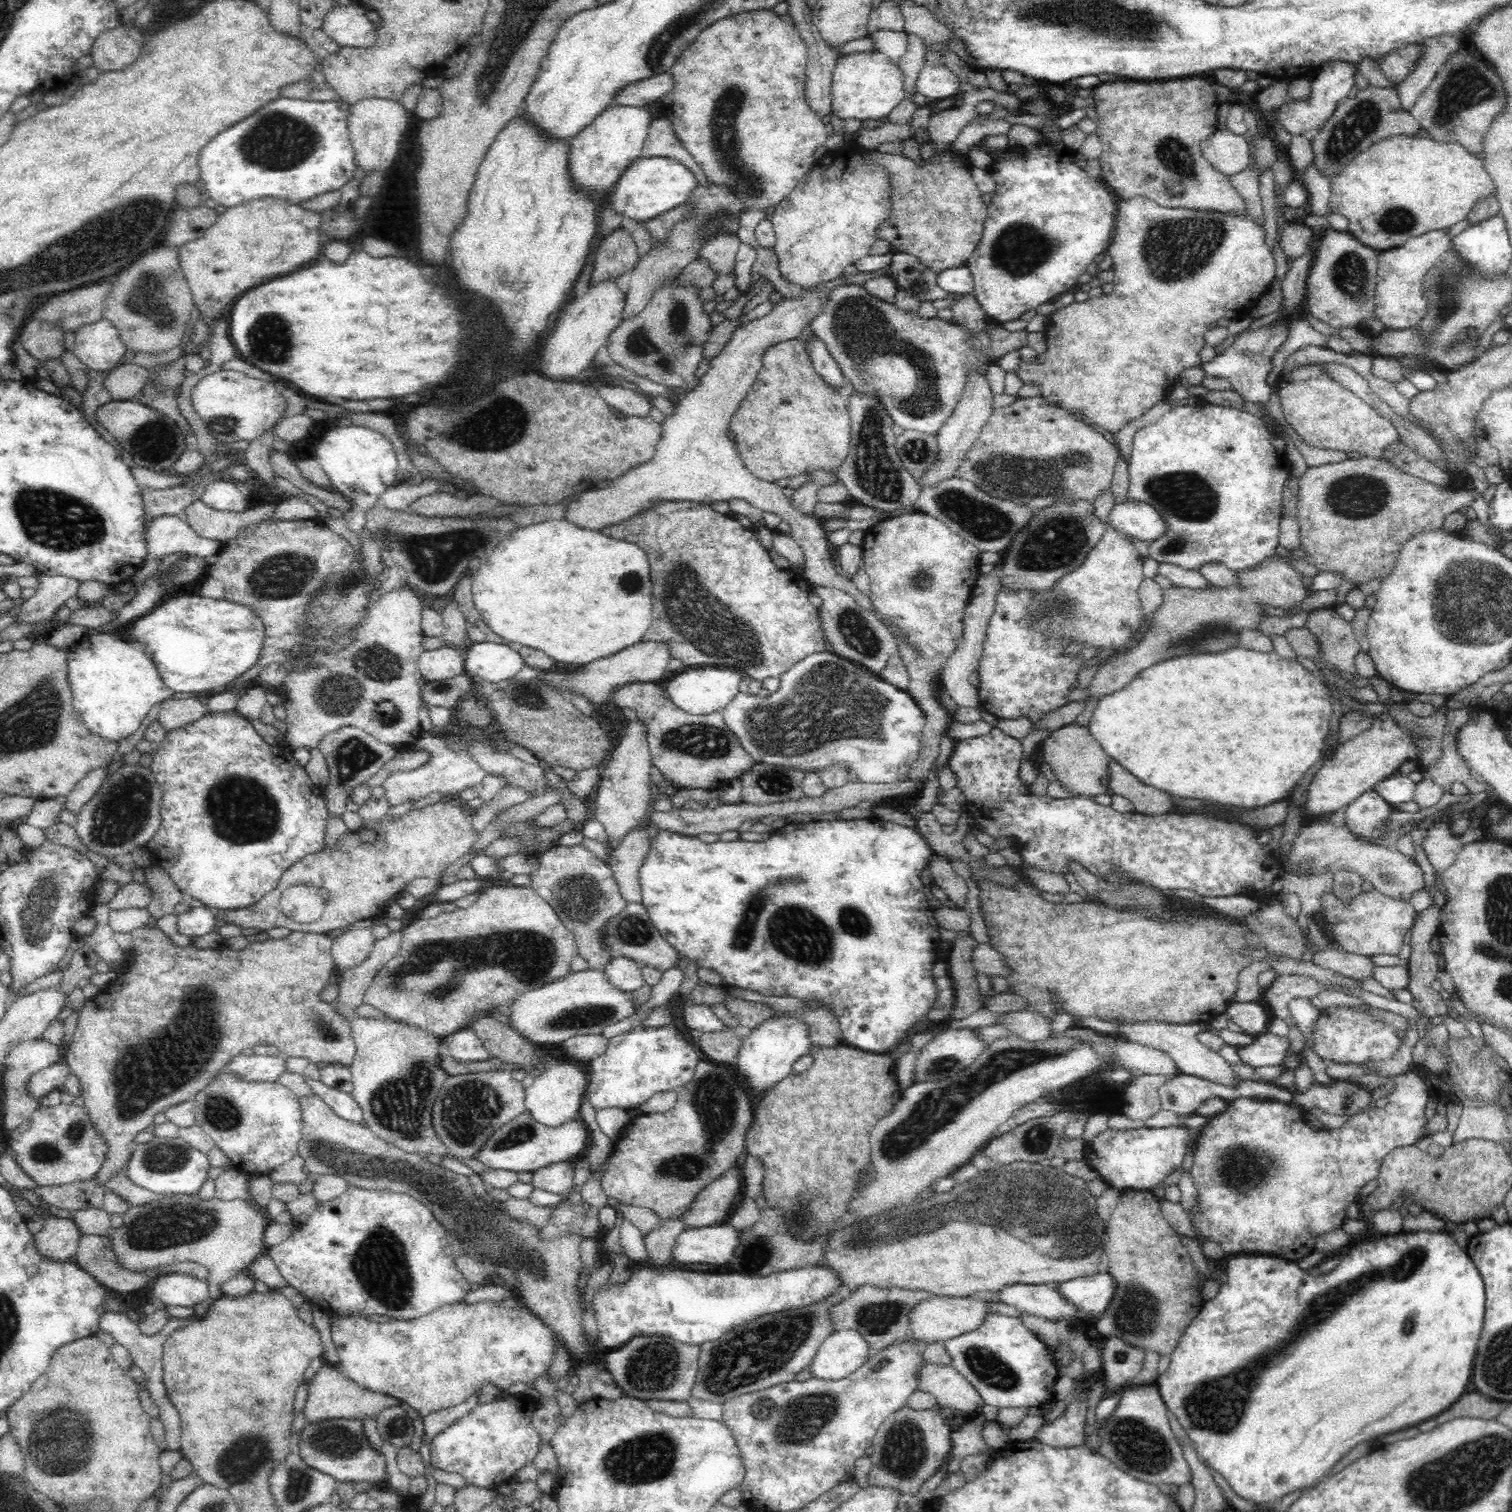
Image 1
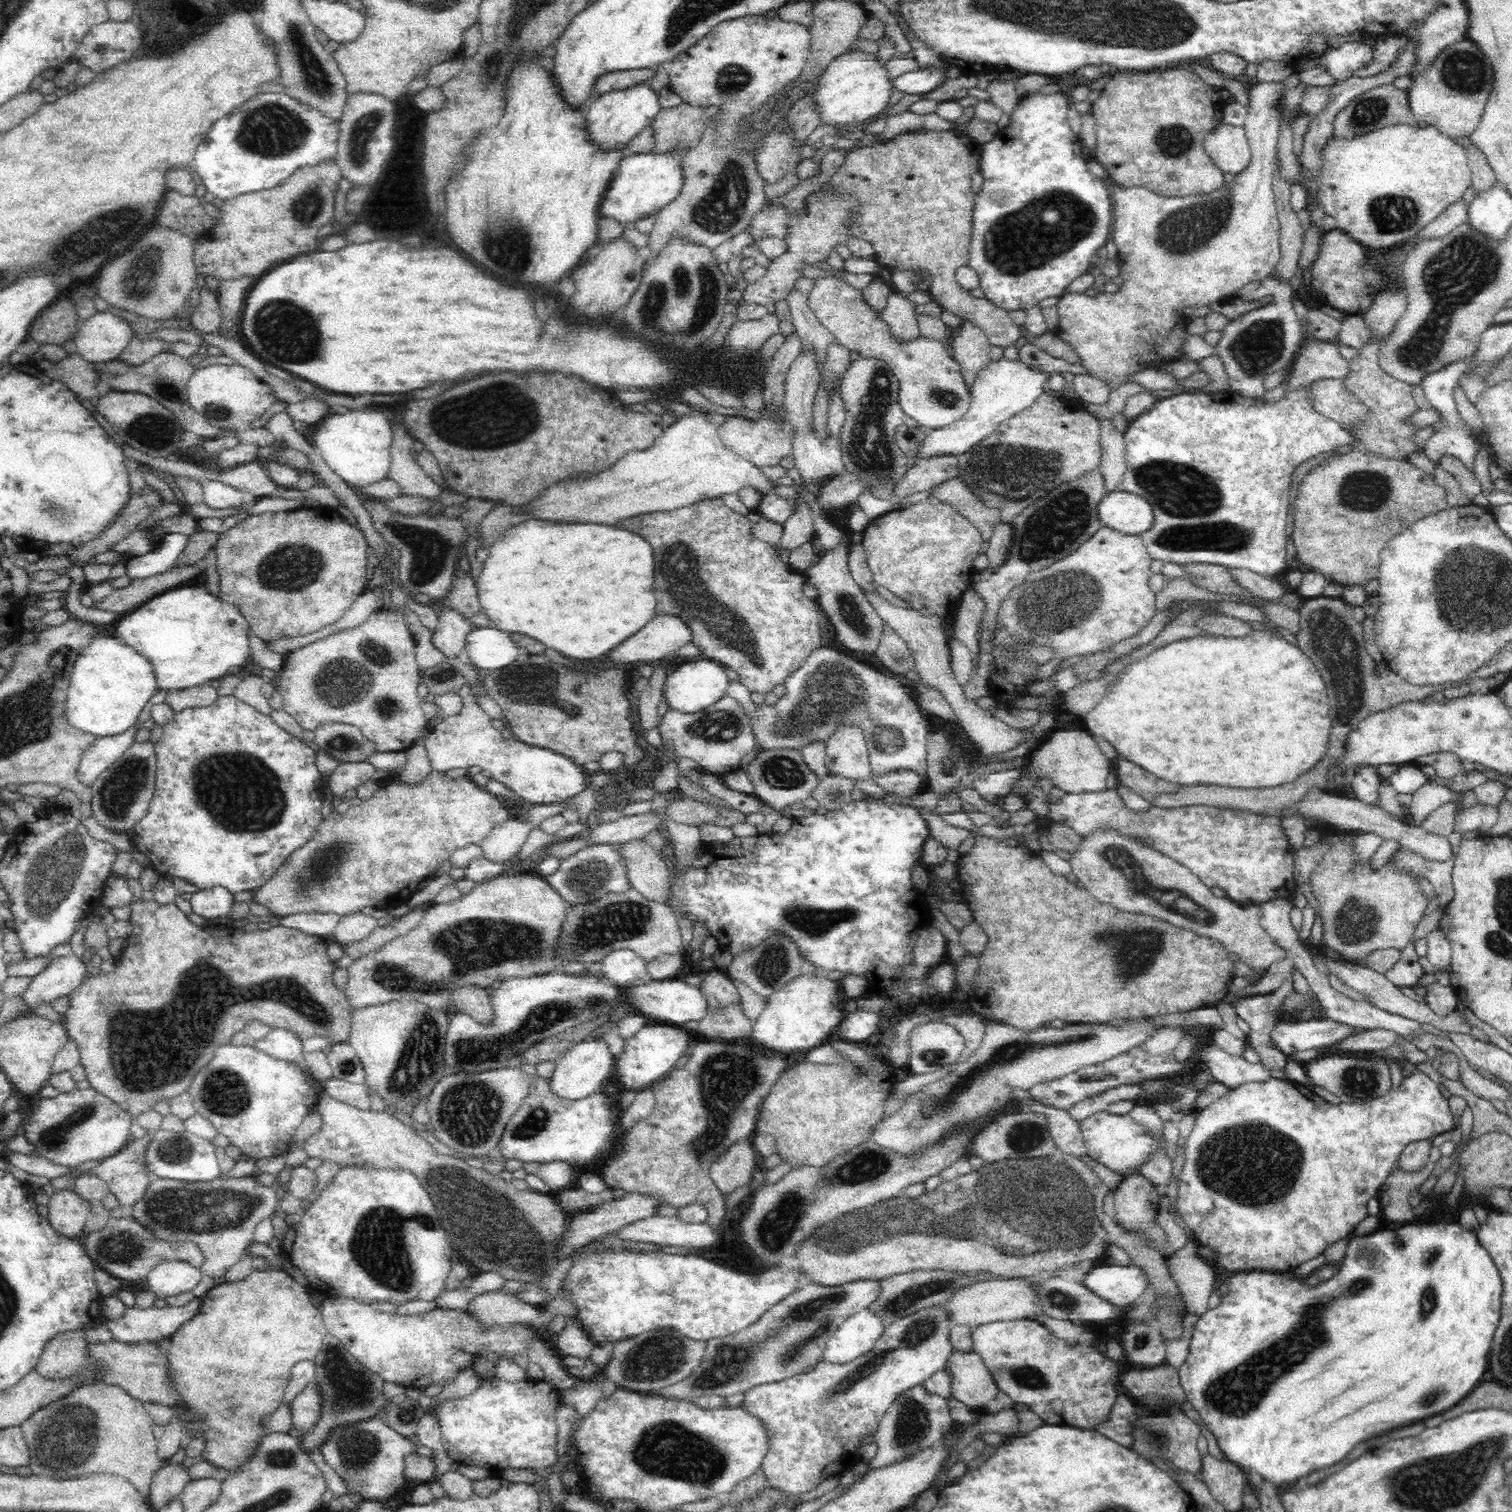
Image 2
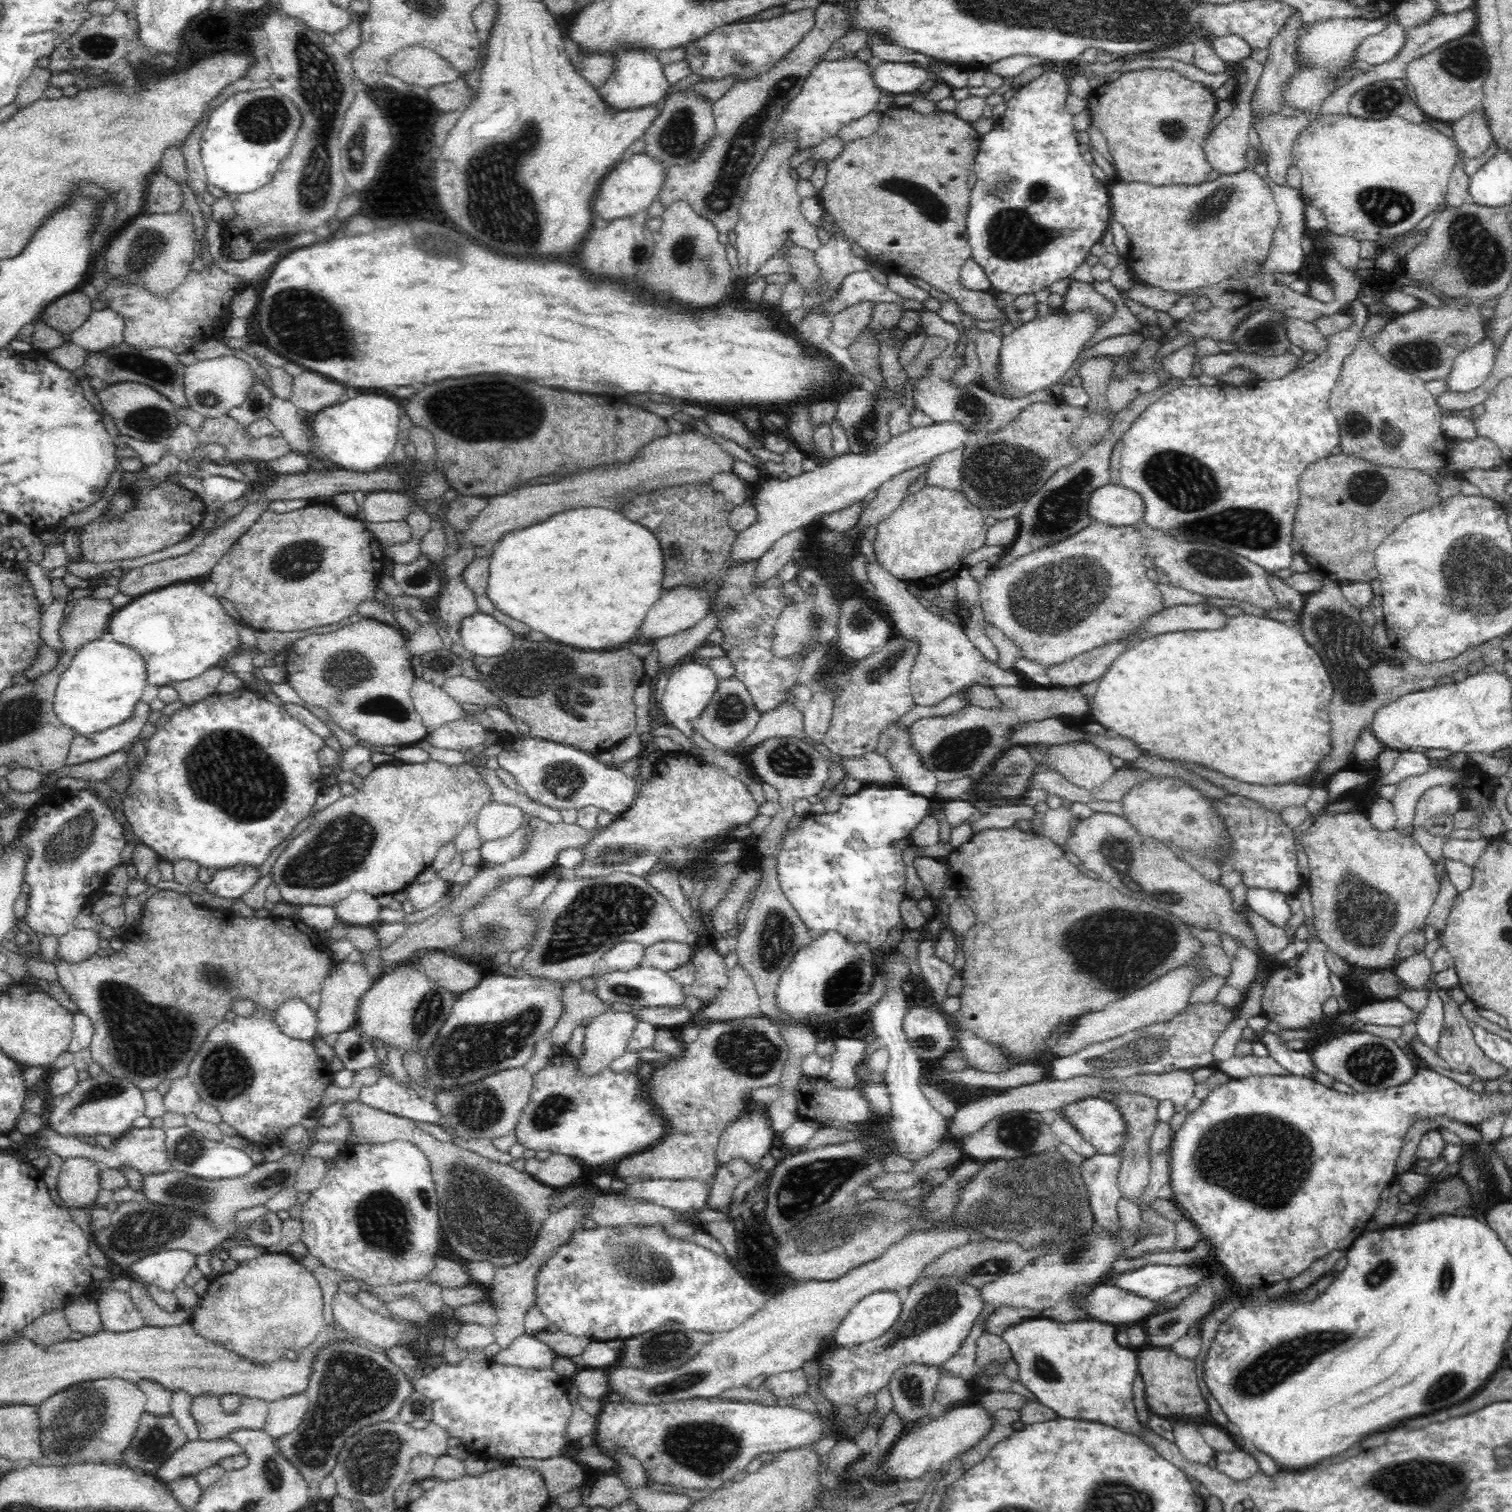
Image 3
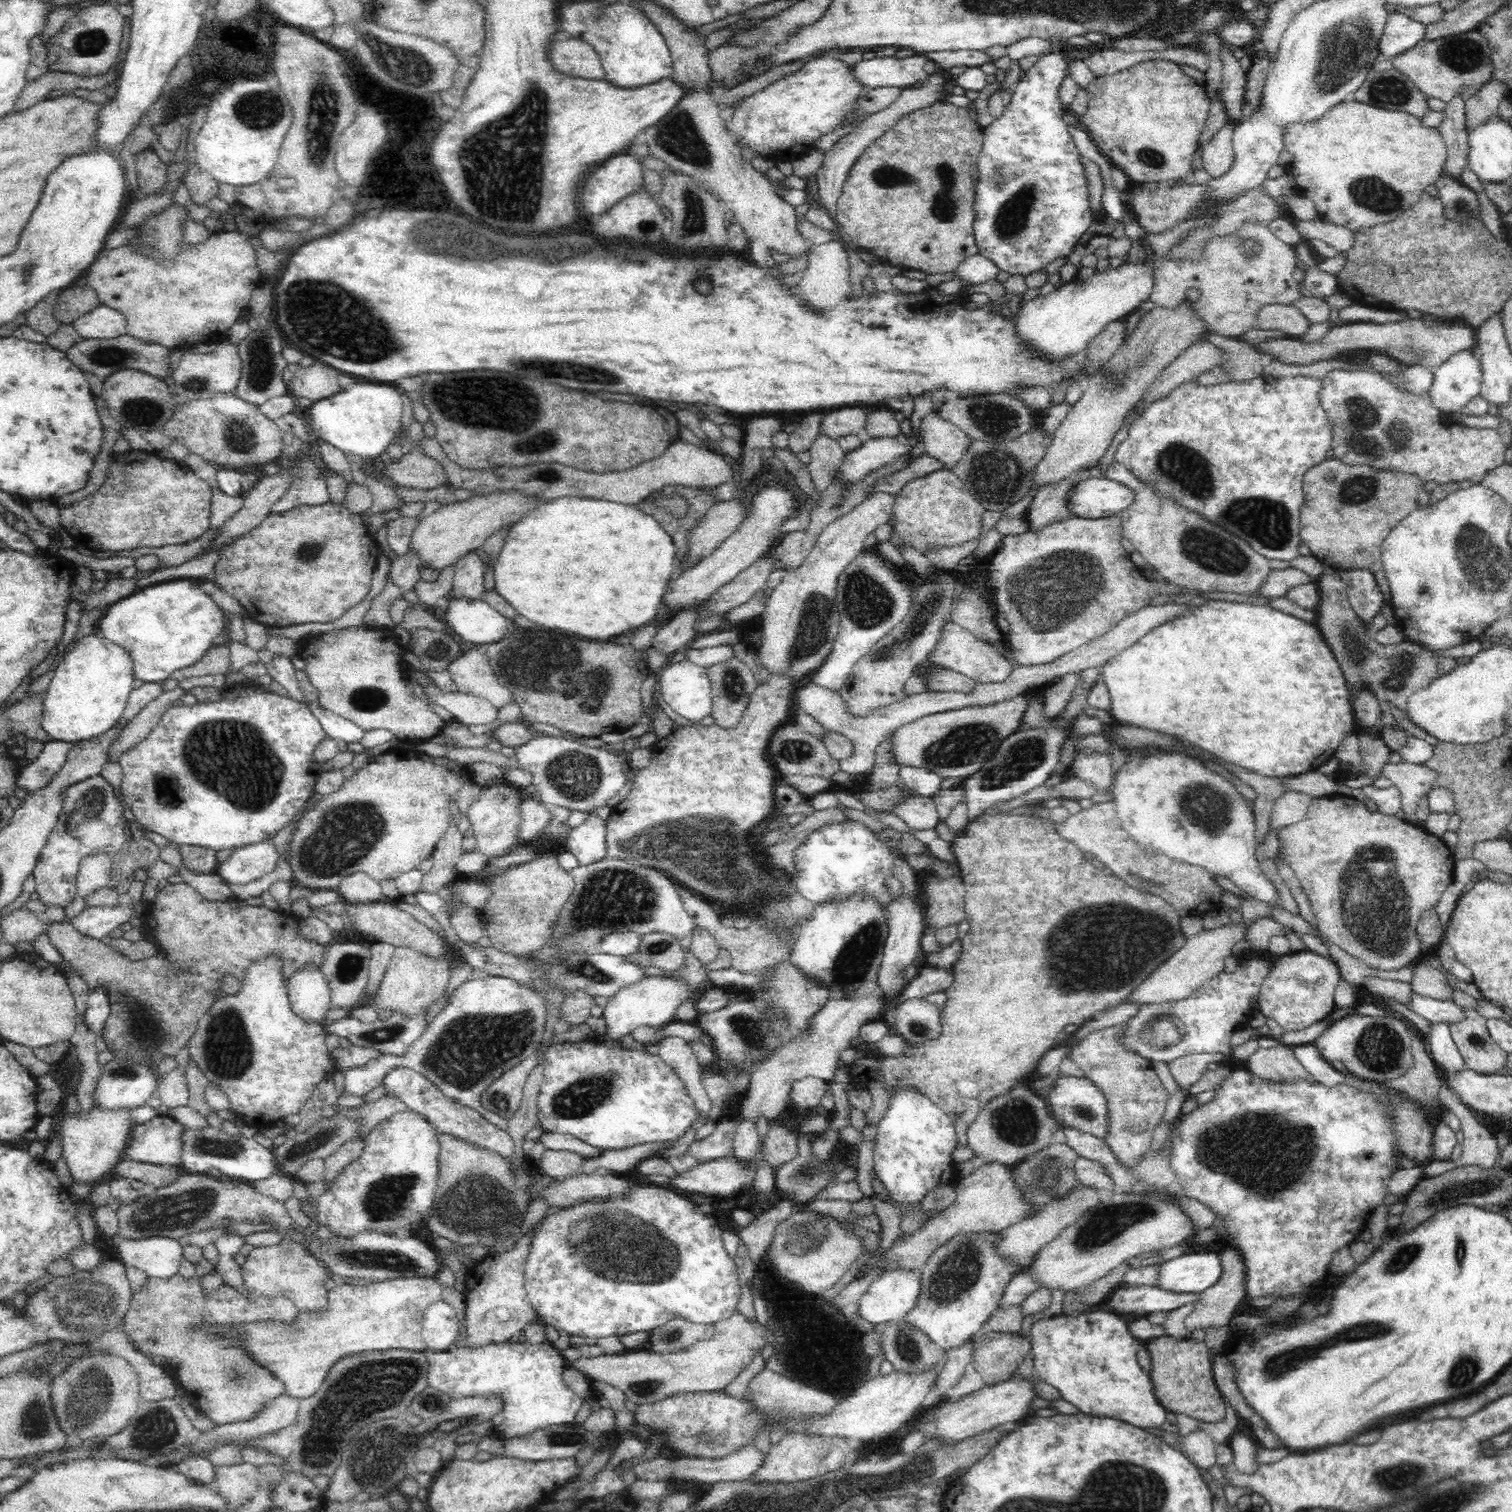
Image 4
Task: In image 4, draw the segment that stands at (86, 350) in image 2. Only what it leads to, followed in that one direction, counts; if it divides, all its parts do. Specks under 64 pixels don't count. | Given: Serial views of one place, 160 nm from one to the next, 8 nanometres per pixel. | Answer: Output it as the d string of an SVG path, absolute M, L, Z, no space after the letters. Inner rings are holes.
M104 303L80 315L80 318L77 318L72 325L83 339L116 338L127 333L125 316L119 310L106 306Z

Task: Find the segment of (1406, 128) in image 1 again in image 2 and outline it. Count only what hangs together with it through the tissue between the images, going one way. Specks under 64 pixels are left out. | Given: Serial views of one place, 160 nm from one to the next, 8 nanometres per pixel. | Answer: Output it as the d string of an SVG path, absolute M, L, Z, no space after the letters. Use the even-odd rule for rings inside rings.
M1392 84L1382 85L1359 94L1336 116L1334 120L1334 133L1337 138L1352 138L1356 134L1368 134L1368 131L1378 130L1380 127L1396 123L1417 125L1409 105L1409 93L1398 89Z

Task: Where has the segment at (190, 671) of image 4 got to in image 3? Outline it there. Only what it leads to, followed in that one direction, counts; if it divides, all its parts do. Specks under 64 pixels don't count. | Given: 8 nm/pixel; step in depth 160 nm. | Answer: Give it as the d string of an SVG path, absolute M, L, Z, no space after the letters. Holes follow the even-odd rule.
M210 666L196 678L172 682L178 690L182 706L192 705L212 696L216 693L217 685L220 684L225 671L225 666Z

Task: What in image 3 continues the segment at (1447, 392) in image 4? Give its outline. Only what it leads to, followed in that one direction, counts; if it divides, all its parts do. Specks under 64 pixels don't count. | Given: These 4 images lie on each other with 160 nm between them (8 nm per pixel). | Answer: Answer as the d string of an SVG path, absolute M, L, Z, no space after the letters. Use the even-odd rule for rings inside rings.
M1487 337L1455 355L1451 371L1445 376L1445 392L1462 394L1478 388L1490 376L1496 352Z

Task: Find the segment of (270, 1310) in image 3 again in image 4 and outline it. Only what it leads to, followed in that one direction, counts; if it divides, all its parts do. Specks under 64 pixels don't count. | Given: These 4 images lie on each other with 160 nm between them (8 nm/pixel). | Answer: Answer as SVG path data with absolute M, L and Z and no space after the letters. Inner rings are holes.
M290 1238L264 1248L254 1248L245 1257L242 1266L243 1286L265 1295L284 1295L294 1300L300 1312L323 1309L327 1303L328 1290L324 1287L326 1273L321 1262L306 1248Z

